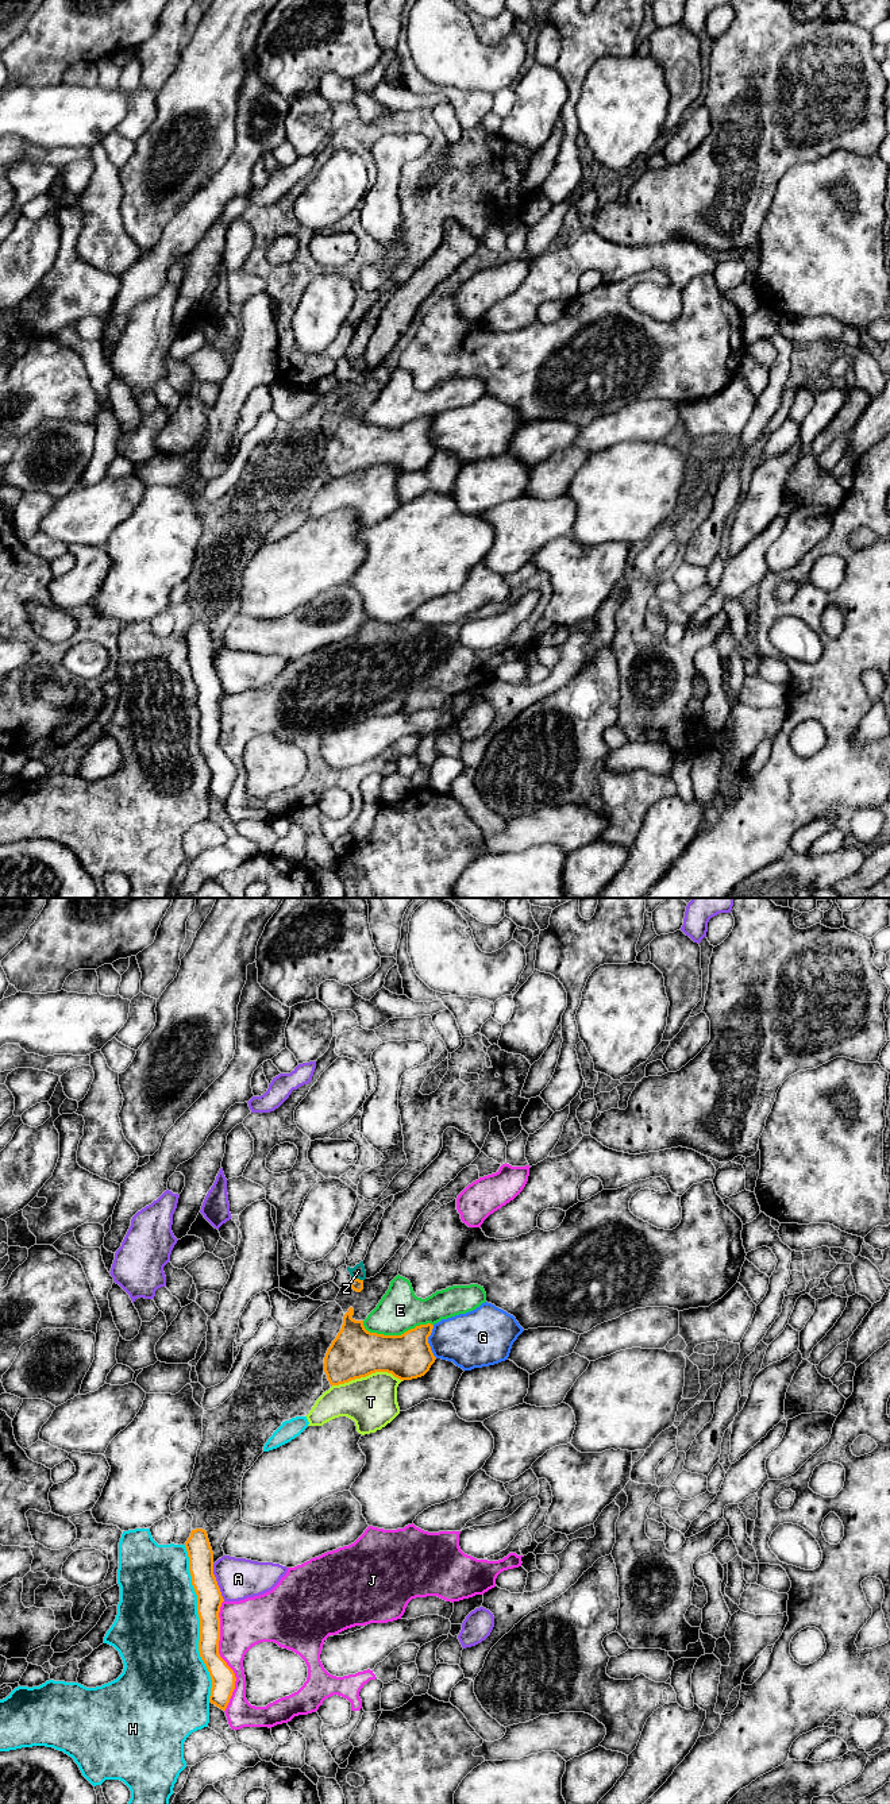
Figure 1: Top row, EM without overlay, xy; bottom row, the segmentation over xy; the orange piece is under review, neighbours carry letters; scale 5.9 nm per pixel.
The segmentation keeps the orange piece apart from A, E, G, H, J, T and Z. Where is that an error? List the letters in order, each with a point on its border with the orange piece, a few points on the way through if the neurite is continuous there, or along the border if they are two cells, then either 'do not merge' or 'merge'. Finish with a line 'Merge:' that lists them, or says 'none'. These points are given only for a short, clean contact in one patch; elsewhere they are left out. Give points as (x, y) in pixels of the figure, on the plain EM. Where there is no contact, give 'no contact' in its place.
A: meets orange in xy at (216, 675); border along xy (212, 656), (212, 665), (224, 693); do not merge
E: meets orange in xy at (396, 428); do not merge
G: meets orange in xy at (427, 434); do not merge
H: meets orange in xy at (200, 716); do not merge
J: meets orange in xy at (219, 748); do not merge
T: meets orange in xy at (366, 467); do not merge
Z: meets orange in xy at (357, 372); border along xy (351, 370), (362, 373); do not merge
Merge: none

